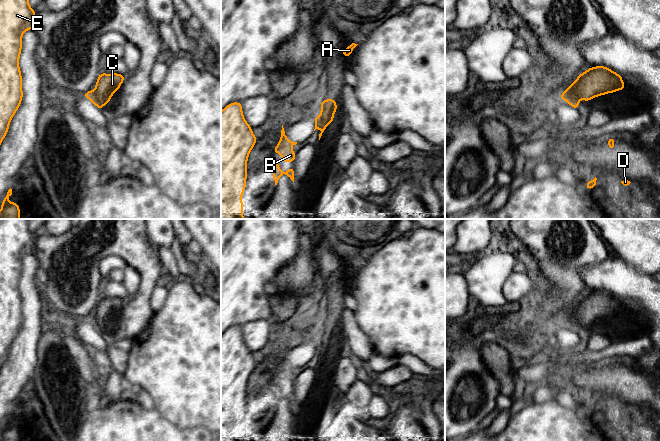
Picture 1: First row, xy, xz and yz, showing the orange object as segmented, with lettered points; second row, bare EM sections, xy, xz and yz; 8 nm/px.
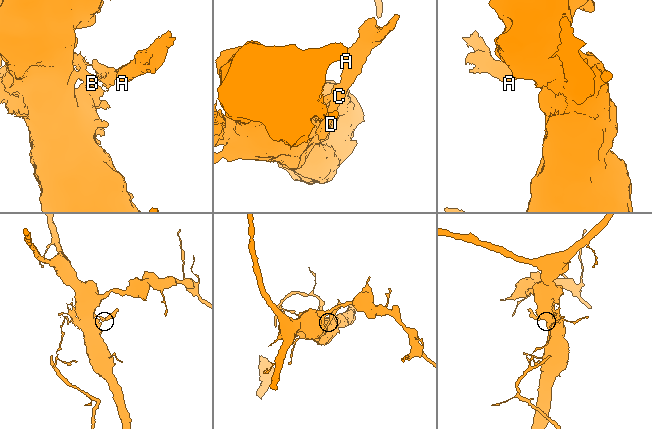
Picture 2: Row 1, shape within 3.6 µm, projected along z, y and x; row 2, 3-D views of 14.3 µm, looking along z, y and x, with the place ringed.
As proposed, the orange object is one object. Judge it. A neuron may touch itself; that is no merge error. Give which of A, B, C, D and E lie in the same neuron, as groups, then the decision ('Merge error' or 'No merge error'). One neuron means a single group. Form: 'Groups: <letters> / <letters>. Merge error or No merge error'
Groups: A C / B D E. Merge error

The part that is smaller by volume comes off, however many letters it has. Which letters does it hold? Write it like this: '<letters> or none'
A, C

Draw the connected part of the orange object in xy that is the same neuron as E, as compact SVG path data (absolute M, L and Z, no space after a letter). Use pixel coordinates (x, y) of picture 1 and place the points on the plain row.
M0 219L0 369L23 322L19 292L22 259L25 255L34 253L36 238L29 230L29 221L30 219Z

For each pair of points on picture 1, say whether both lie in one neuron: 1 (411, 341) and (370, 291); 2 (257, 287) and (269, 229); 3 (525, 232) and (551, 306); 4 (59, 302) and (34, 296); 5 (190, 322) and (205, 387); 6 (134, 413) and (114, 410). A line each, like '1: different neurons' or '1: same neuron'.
1: same neuron
2: same neuron
3: same neuron
4: different neurons
5: same neuron
6: same neuron

